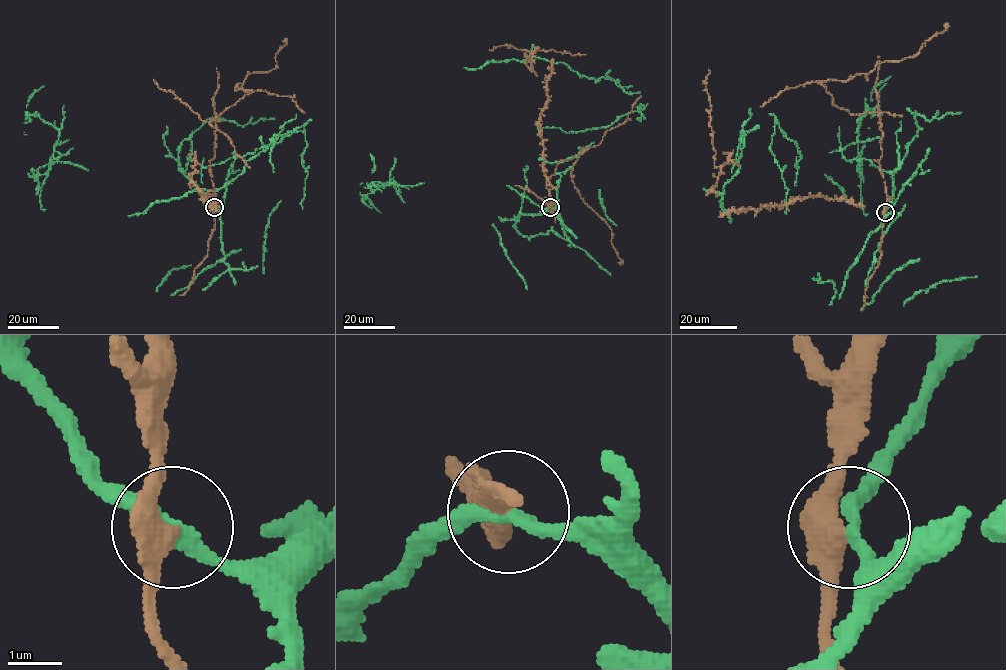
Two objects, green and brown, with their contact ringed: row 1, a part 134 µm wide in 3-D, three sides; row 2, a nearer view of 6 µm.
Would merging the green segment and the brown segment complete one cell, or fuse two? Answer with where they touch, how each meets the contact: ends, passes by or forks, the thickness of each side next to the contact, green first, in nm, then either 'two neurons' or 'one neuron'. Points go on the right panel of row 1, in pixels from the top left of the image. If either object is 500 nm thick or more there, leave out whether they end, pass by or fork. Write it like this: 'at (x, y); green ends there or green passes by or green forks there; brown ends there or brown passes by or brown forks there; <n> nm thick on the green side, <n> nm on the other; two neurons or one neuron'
at (885, 212); green passes by; brown passes by; 240 nm thick on the green side, 360 nm on the other; two neurons

